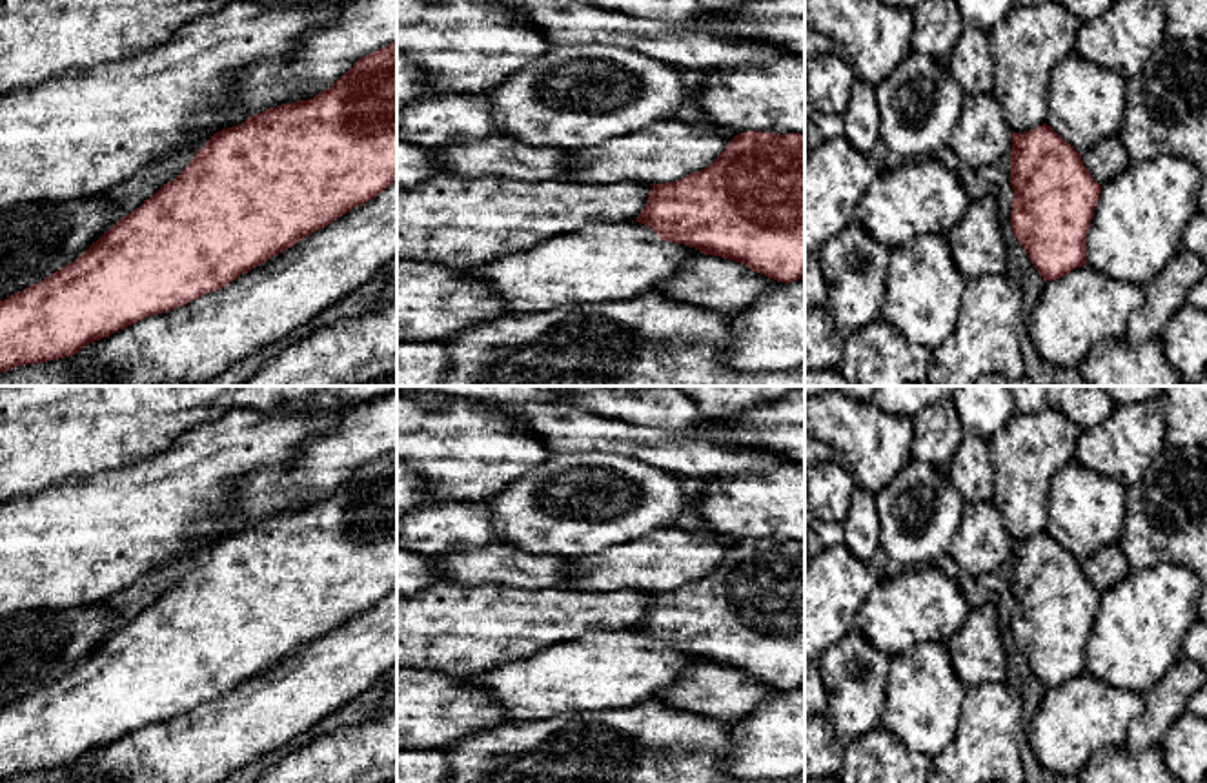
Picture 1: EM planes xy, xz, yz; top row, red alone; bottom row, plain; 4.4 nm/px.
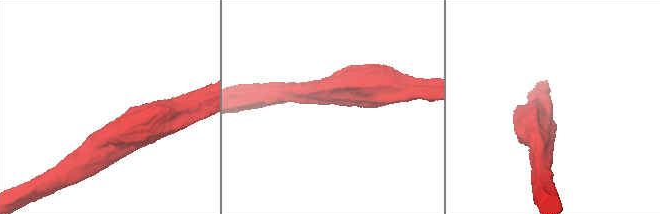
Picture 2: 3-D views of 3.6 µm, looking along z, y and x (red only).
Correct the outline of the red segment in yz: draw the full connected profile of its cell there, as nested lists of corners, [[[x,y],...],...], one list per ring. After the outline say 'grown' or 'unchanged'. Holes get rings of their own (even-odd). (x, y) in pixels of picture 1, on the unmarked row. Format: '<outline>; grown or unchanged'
[[[1050,534],[1012,541],[1010,632],[1043,688],[1087,672],[1087,641],[1101,594]]]; unchanged

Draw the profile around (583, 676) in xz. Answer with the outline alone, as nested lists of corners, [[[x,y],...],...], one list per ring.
[[[630,628],[559,643],[475,679],[506,707],[508,721],[532,723],[637,707],[701,663]]]

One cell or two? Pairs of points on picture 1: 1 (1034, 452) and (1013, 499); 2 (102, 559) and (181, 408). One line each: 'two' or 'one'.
1: one
2: two

